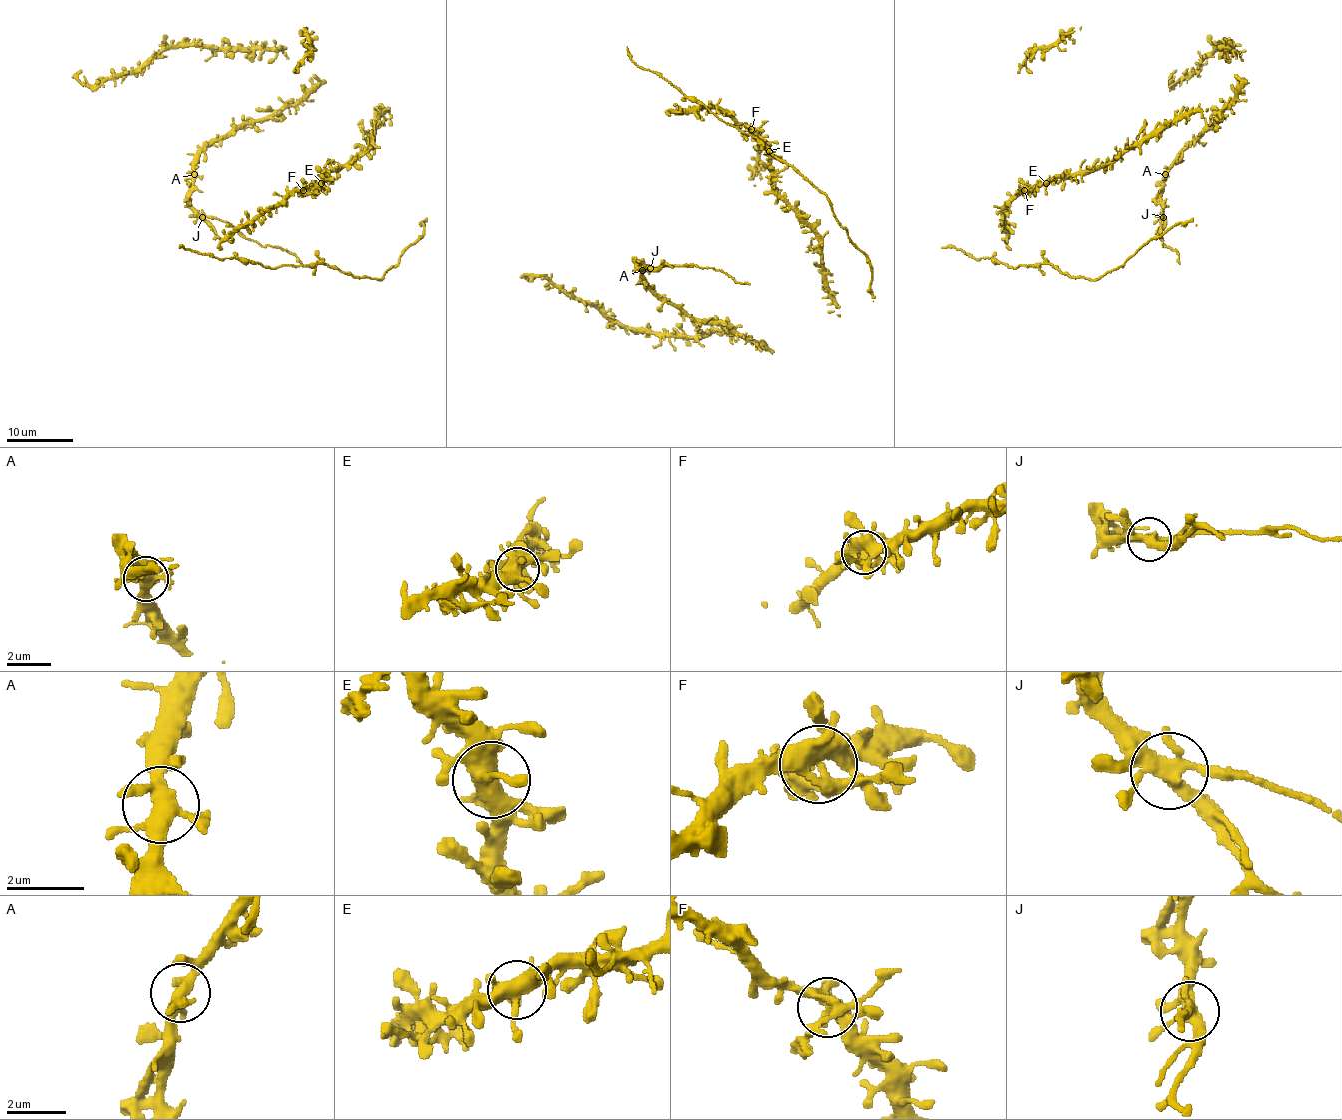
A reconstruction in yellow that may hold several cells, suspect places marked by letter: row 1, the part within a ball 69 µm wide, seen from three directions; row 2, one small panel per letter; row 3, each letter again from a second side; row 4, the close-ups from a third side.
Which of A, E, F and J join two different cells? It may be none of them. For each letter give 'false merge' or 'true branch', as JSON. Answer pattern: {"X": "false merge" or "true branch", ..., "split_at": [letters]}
{"A": "true branch", "E": "true branch", "F": "false merge", "J": "false merge", "split_at": ["F", "J"]}

